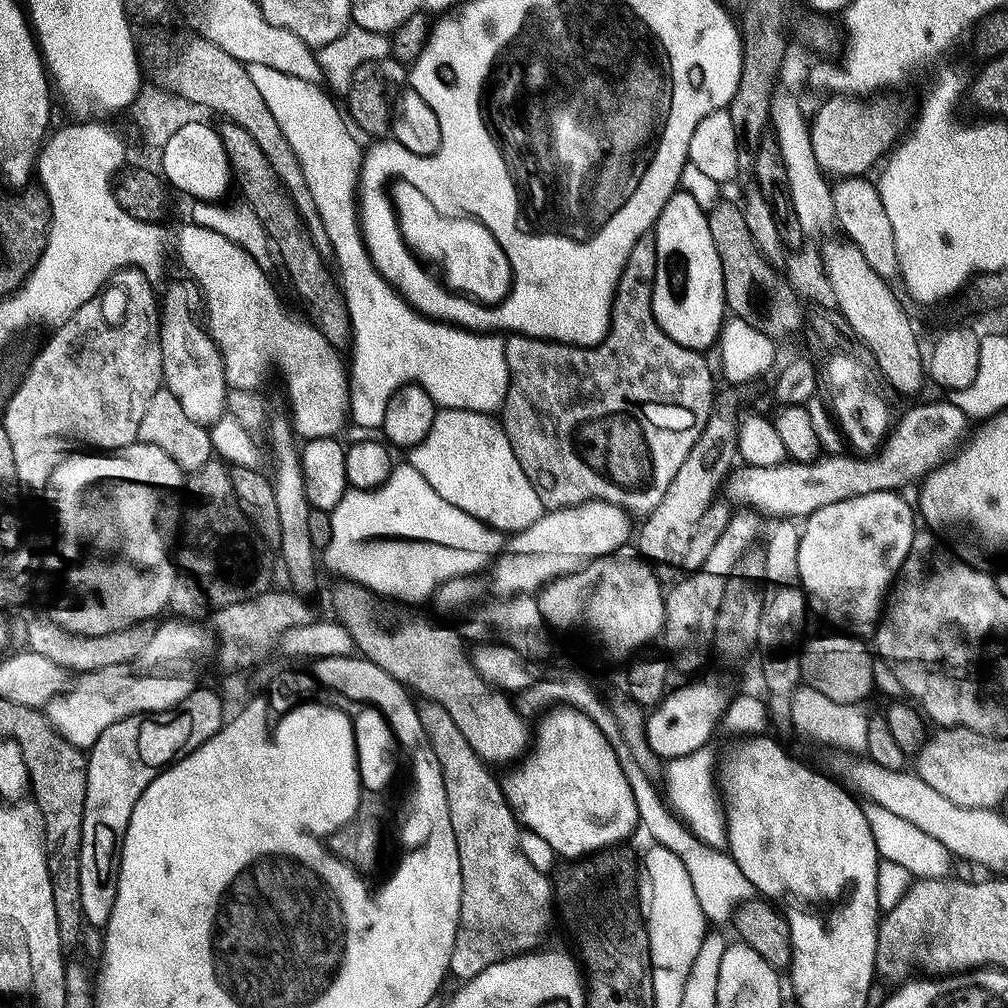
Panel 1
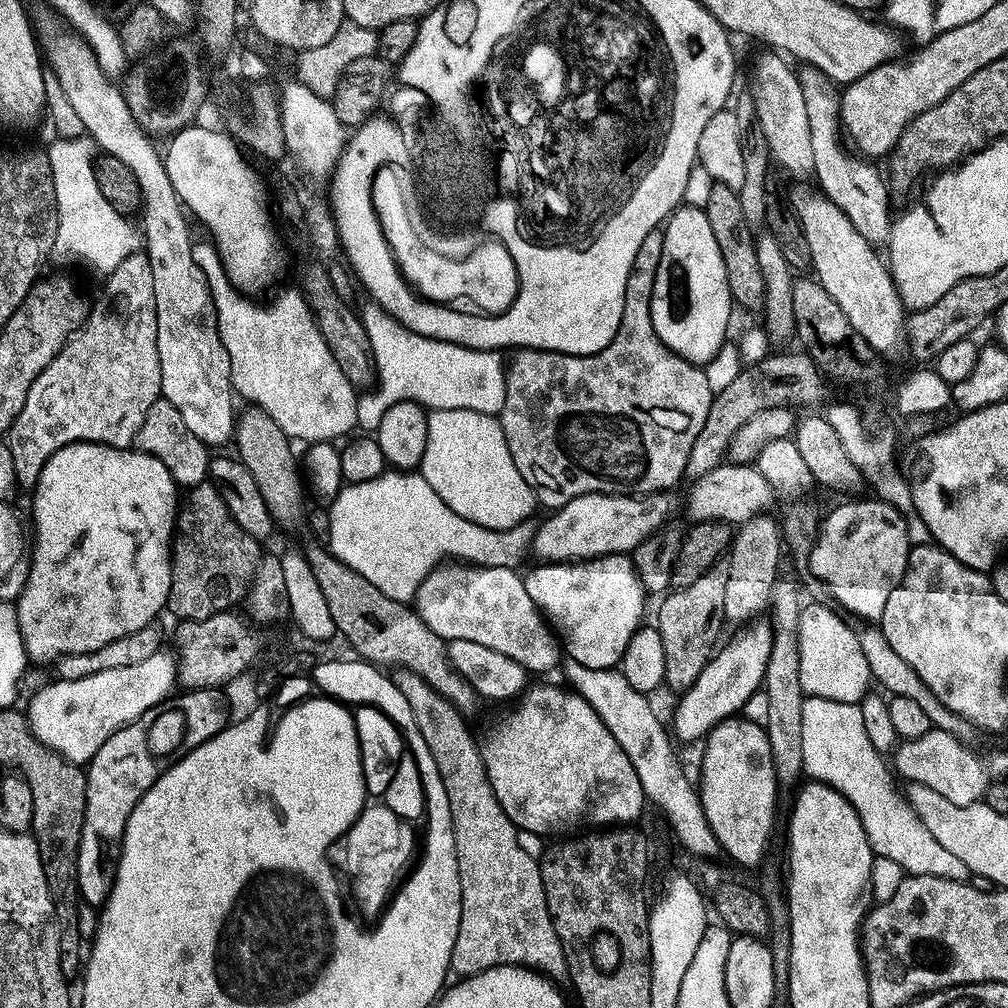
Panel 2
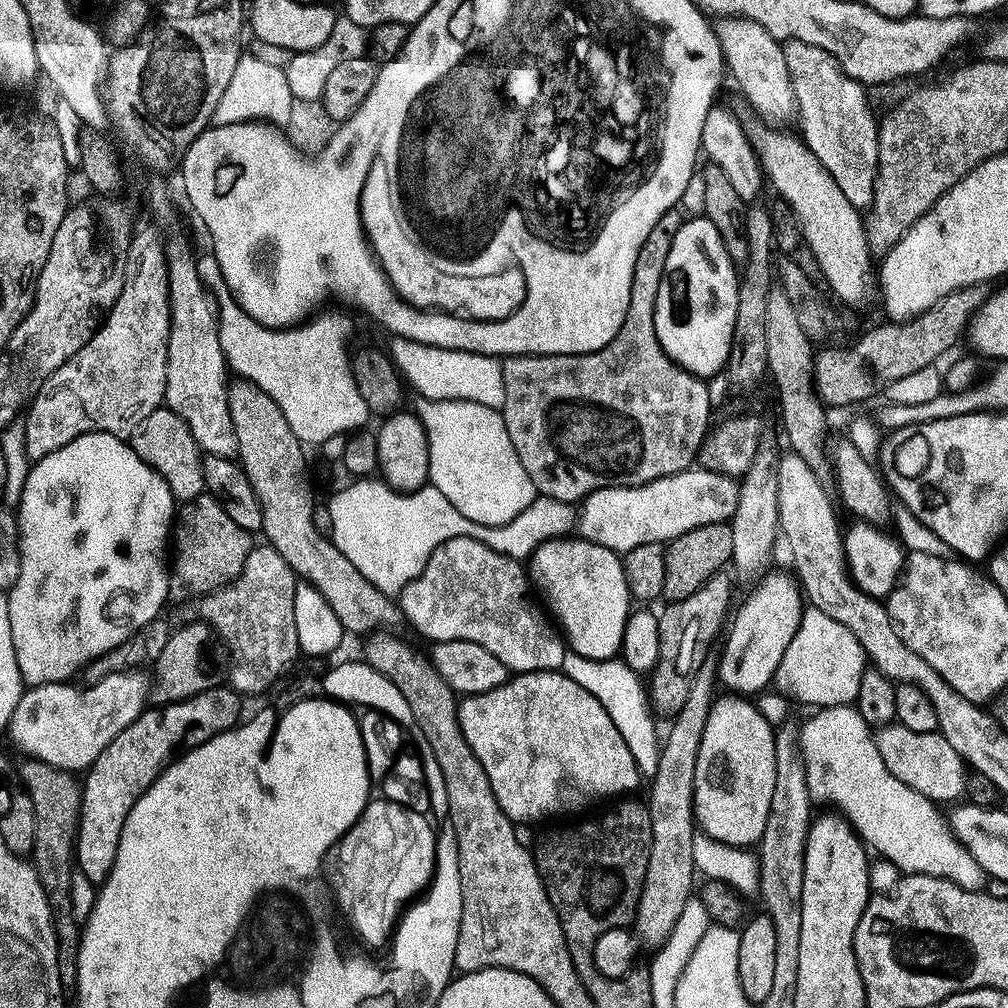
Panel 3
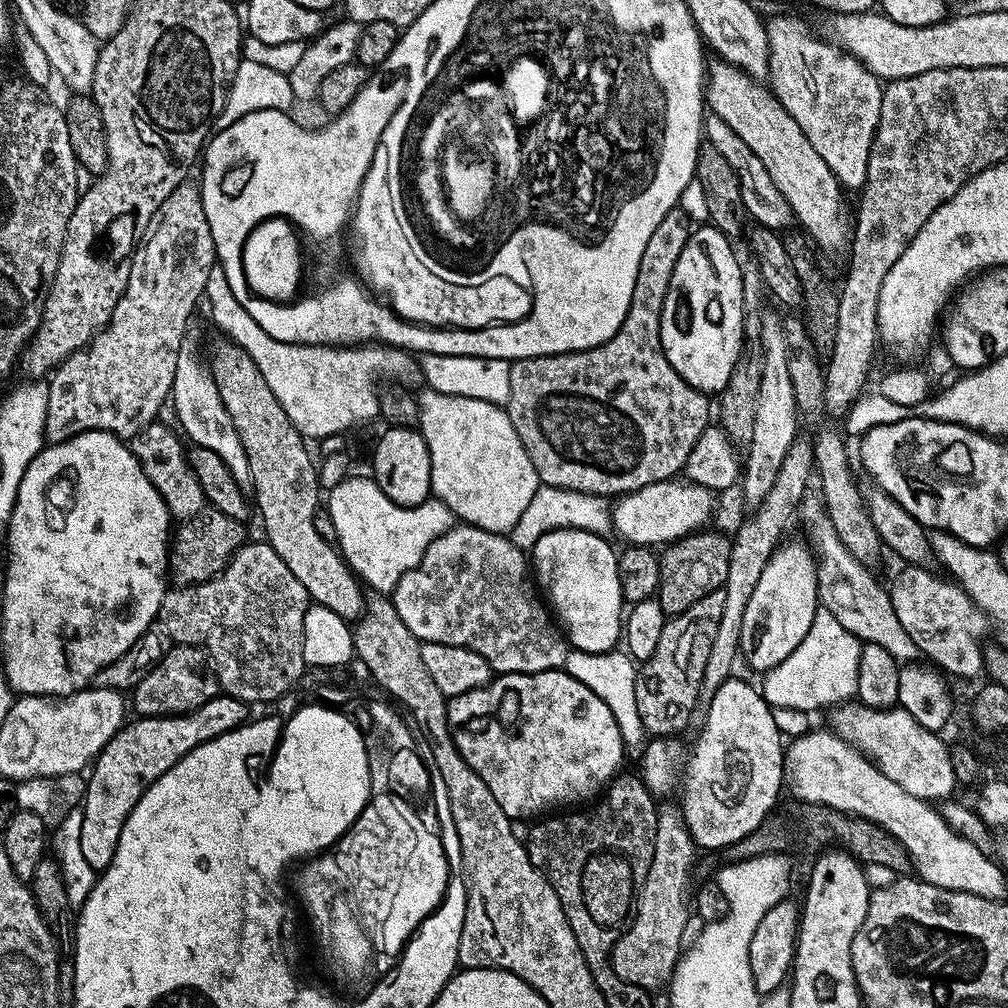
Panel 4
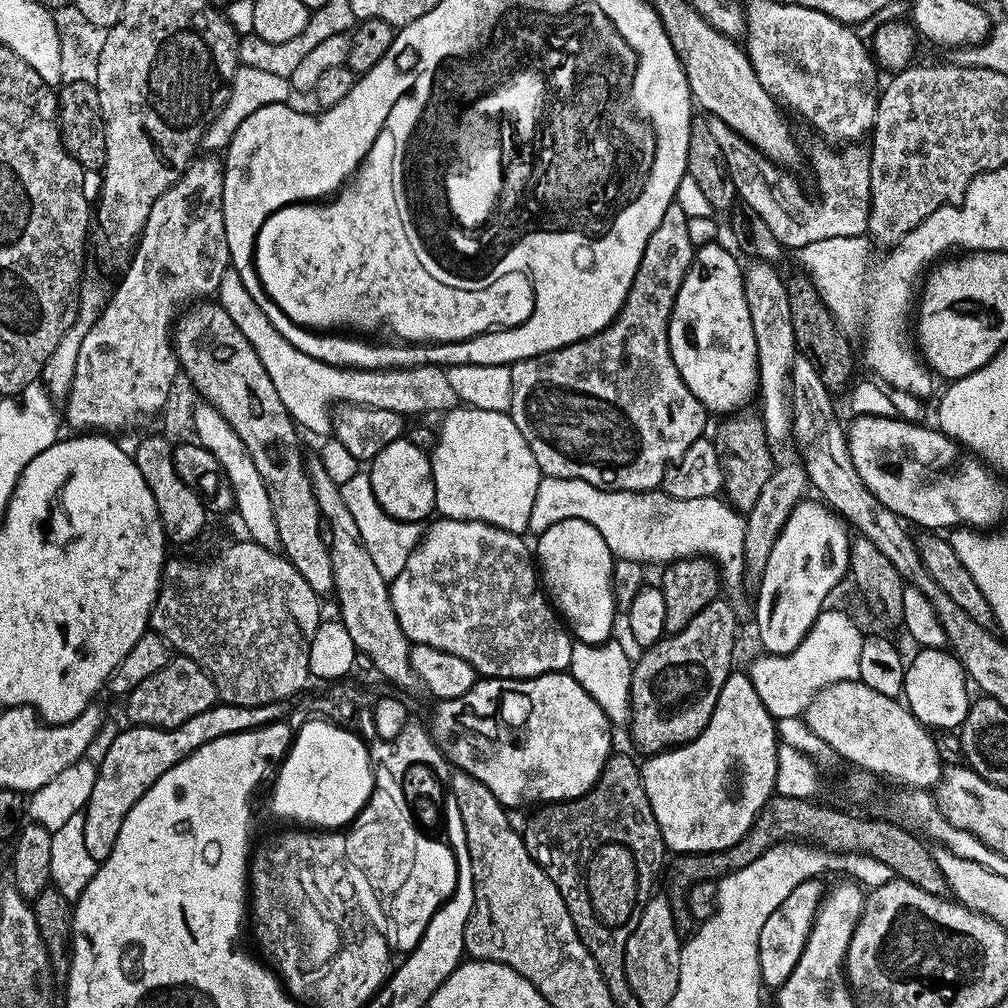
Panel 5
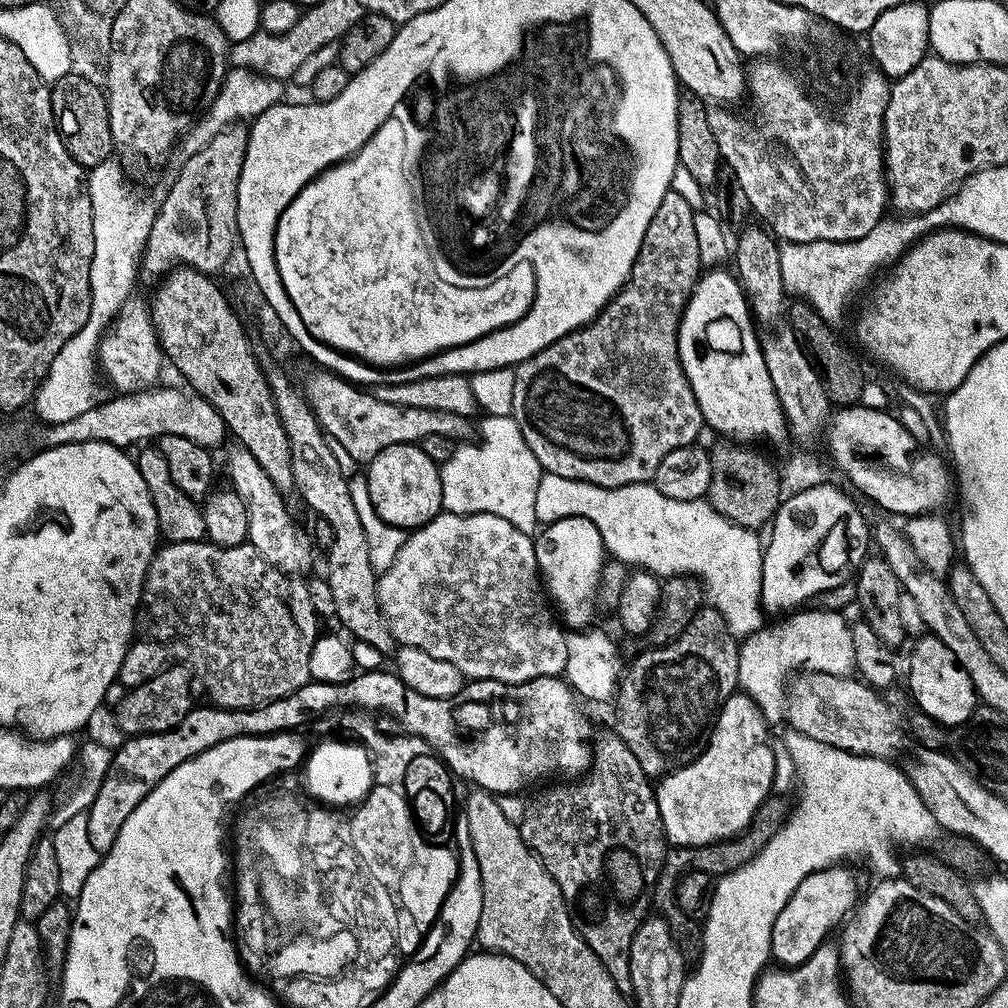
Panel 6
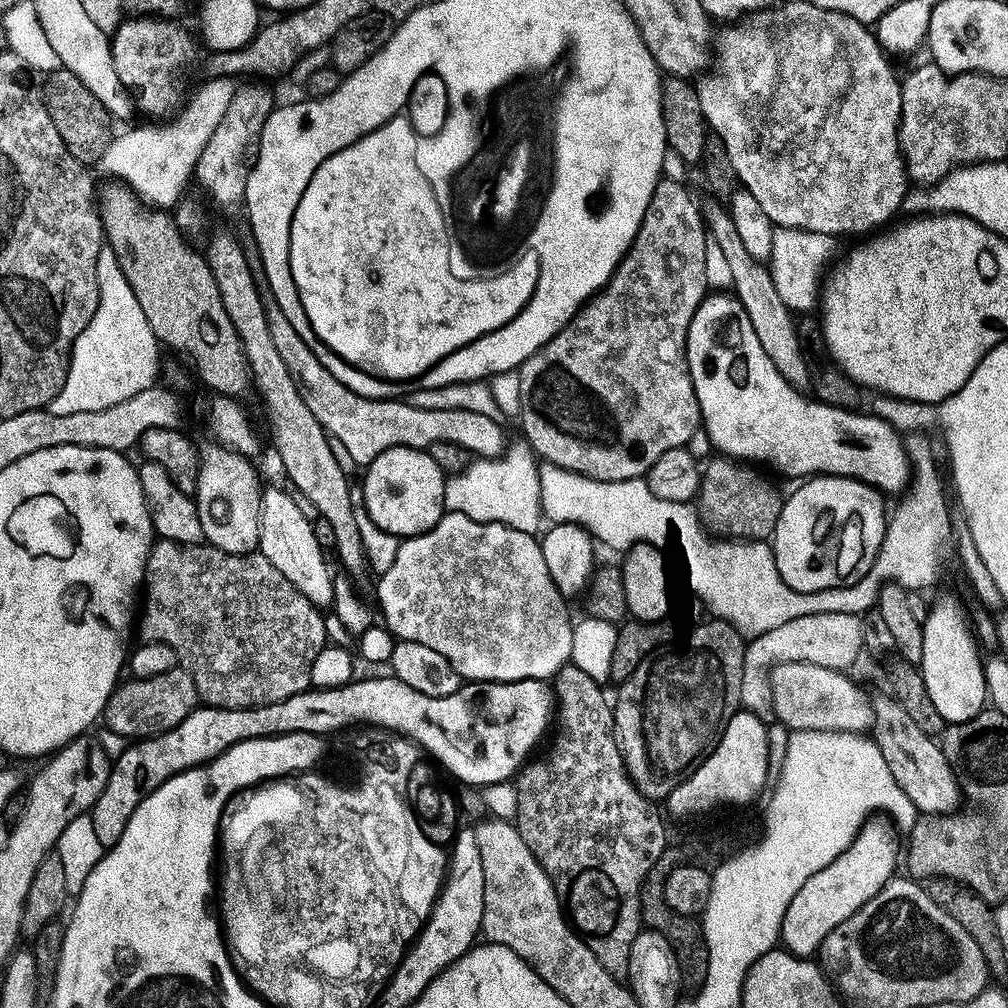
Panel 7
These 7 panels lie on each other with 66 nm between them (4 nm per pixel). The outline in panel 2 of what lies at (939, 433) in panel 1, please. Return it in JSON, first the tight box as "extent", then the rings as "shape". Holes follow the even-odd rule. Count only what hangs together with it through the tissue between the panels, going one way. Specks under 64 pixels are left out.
{"extent":[686,462,776,526],"shape":[[[725,462],[710,470],[709,474],[697,477],[691,484],[686,496],[686,510],[695,523],[714,520],[736,526],[769,509],[776,497],[767,478],[752,464]]]}

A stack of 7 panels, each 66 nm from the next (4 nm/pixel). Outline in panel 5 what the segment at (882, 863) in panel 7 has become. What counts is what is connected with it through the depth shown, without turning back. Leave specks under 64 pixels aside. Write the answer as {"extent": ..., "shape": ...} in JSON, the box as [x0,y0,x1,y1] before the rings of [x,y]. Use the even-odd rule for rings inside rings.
{"extent":[758,878,826,989],"shape":[[[813,878],[794,886],[794,890],[790,890],[790,895],[782,901],[782,906],[778,906],[778,910],[774,910],[774,914],[770,914],[770,918],[766,918],[766,923],[762,925],[762,934],[758,934],[758,966],[765,989],[780,988],[786,982],[786,978],[790,978],[806,946],[808,935],[812,932],[820,901],[826,895],[825,885],[822,886],[820,883],[819,879]]]}

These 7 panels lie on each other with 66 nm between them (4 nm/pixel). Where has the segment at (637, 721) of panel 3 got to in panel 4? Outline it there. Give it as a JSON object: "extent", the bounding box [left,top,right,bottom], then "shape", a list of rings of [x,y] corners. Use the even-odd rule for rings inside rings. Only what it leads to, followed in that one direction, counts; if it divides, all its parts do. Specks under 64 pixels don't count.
{"extent":[564,650,646,749],"shape":[[[624,650],[610,652],[578,652],[569,651],[564,659],[564,668],[582,686],[590,686],[606,706],[610,706],[610,714],[614,714],[614,722],[618,722],[618,730],[622,734],[625,745],[629,749],[639,749],[645,743],[646,733],[642,726],[642,718],[638,714],[638,698],[636,697],[637,665],[631,656]]]}

